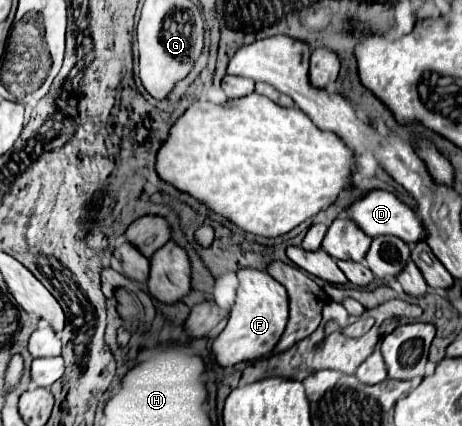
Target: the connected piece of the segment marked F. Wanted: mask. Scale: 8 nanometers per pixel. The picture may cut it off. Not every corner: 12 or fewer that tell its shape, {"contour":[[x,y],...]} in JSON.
{"contour":[[240,269],[222,367],[270,355],[288,321],[272,275]]}

